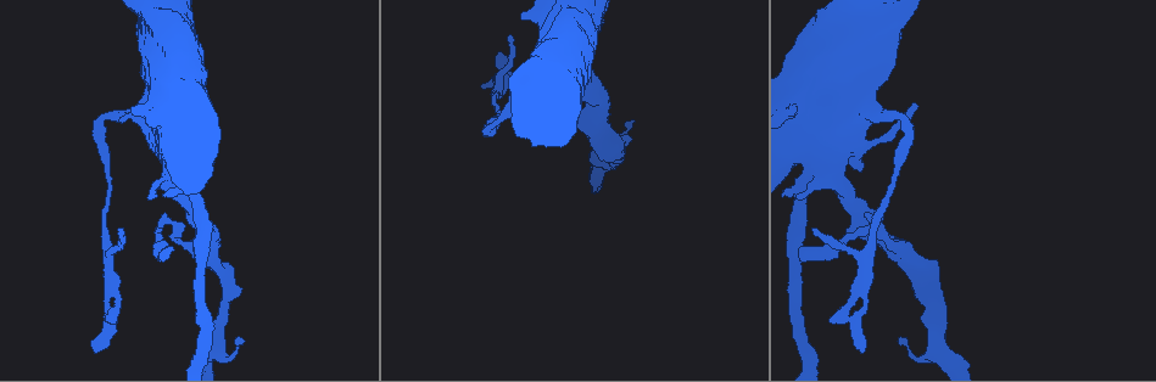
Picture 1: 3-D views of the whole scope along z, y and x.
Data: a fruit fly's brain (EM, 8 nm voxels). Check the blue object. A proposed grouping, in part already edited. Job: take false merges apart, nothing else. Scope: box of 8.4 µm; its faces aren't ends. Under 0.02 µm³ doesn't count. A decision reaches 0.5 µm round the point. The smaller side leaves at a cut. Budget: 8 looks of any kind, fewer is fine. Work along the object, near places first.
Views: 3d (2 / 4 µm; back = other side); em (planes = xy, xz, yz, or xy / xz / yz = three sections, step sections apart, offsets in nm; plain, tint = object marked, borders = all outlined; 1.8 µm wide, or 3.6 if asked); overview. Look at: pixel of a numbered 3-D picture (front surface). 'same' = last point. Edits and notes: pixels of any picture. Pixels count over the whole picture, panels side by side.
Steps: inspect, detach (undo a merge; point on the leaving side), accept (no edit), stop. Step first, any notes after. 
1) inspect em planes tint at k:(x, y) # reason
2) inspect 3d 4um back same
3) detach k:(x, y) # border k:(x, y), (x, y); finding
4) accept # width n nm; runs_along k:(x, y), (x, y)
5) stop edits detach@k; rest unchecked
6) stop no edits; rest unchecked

inspect 3d 4um at 1:(168, 114) # thick turns thin

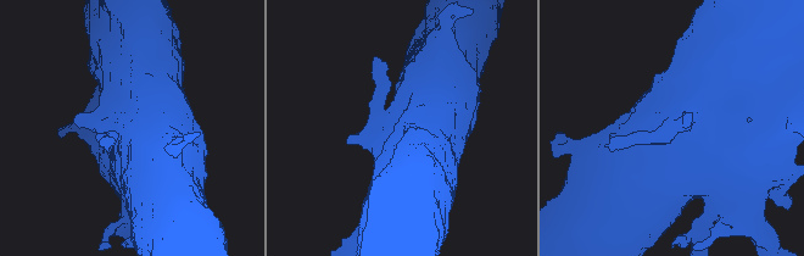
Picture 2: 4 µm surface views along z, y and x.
inspect em 3.6um planes borders same

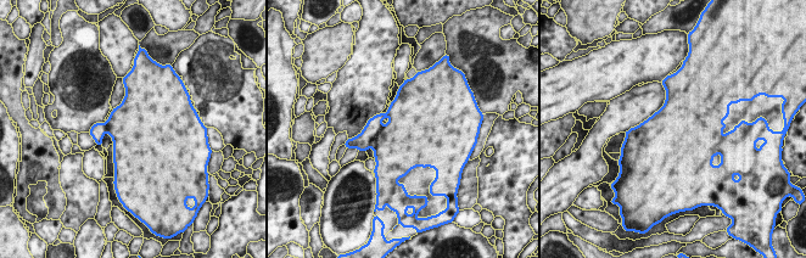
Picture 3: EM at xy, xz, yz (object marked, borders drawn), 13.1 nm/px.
accept # one neuron here

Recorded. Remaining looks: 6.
inspect em 3.6um planes tint at 1:(833, 49) # thick turns thin

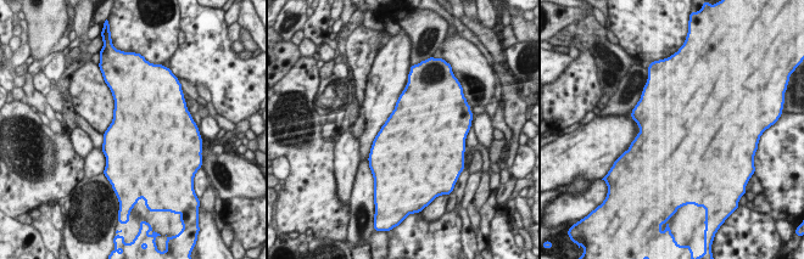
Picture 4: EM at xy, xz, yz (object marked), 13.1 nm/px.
accept # continuous, no second neuron

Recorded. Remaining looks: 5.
inspect em 3.6um xz step 4 plain at 1:(900, 116) # narrows sharply

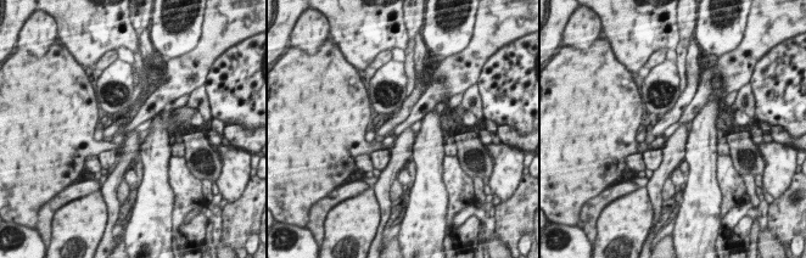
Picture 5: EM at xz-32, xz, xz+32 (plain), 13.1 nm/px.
inspect em 3.6um xz step 4 tint same

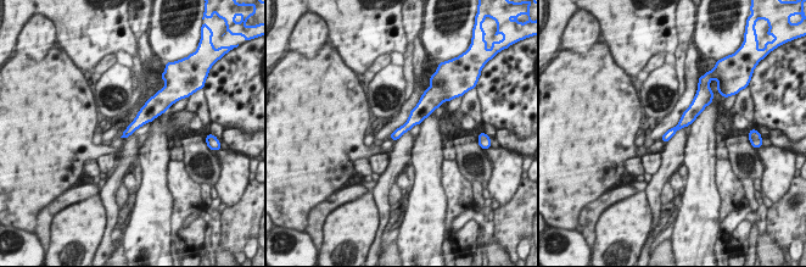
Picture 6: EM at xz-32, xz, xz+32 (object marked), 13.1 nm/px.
accept # runs_along 6:(698, 105), (665, 138); continuous, no second neuron

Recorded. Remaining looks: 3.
inspect em planes tint at 1:(861, 217) # narrows sharply

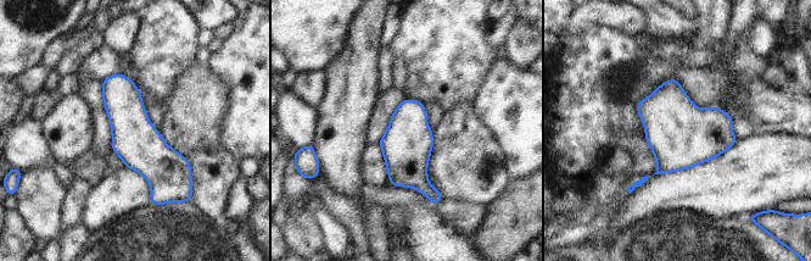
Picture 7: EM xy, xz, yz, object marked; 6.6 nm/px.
accept # width 300 nm; runs_along 7:(112, 78), (160, 201); all the same neuron

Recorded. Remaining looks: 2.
stop no edits; rest unchecked

